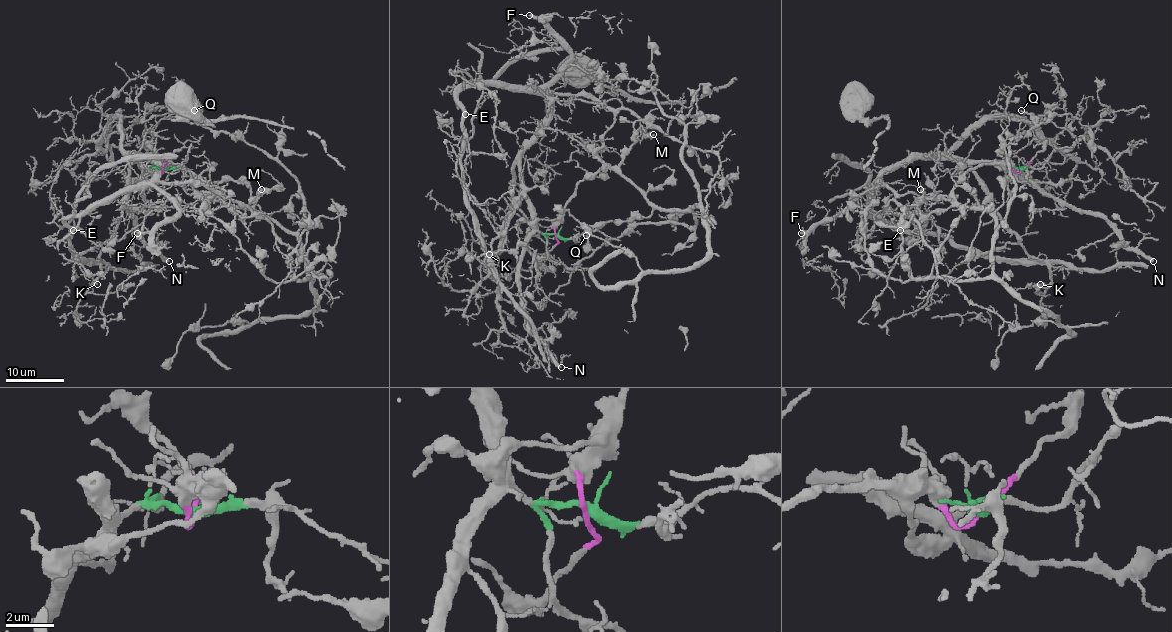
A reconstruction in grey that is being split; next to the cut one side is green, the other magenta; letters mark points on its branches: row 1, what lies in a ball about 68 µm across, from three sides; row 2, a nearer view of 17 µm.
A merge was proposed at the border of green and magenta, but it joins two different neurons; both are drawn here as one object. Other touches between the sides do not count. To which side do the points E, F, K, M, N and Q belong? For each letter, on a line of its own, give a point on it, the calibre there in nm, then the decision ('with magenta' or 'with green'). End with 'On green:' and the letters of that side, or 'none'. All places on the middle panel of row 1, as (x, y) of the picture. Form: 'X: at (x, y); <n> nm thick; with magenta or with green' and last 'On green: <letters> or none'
E: at (465, 114); 550 nm thick; with green
F: at (529, 15); 380 nm thick; with green
K: at (489, 254); 140 nm thick; with green
M: at (653, 134); 240 nm thick; with magenta
N: at (561, 367); 400 nm thick; with green
Q: at (586, 235); 240 nm thick; with magenta
On green: E, F, K, N

